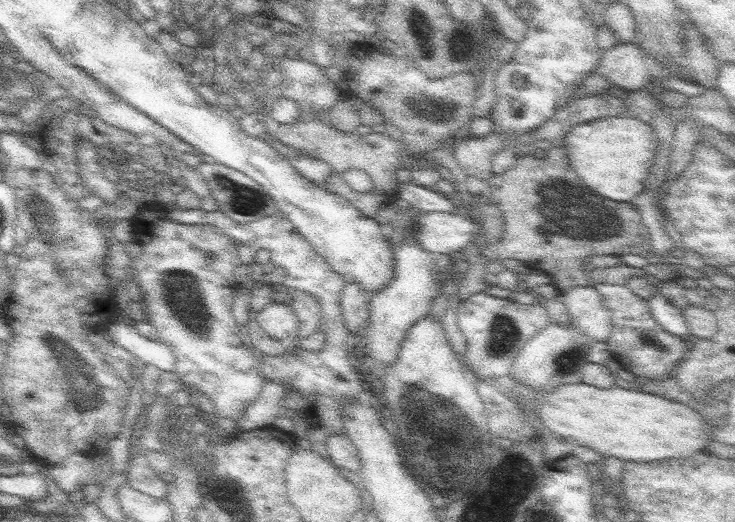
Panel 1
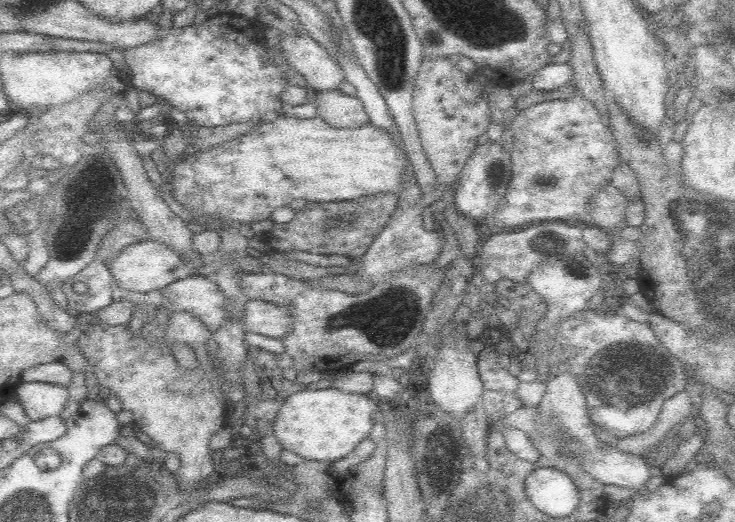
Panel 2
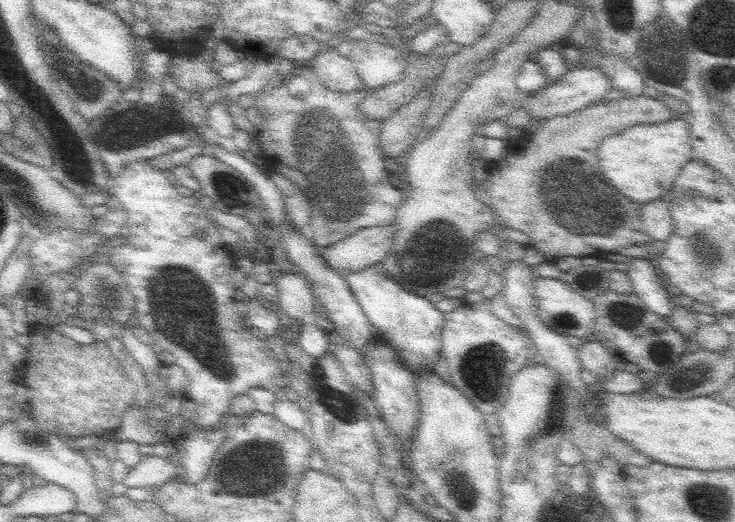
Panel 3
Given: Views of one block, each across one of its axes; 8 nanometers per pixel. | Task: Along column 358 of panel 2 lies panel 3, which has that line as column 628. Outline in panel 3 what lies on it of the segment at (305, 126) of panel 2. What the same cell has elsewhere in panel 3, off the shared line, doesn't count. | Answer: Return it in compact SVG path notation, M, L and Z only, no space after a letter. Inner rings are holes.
M673 118L659 124L637 124L621 130L619 134L607 136L599 144L599 166L603 176L615 186L621 194L637 204L649 204L653 200L669 196L675 178L679 176L685 162L693 160L691 142L689 142L689 122L683 118Z

